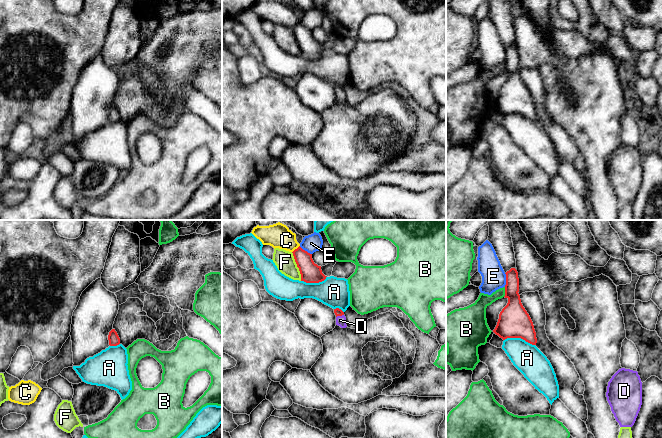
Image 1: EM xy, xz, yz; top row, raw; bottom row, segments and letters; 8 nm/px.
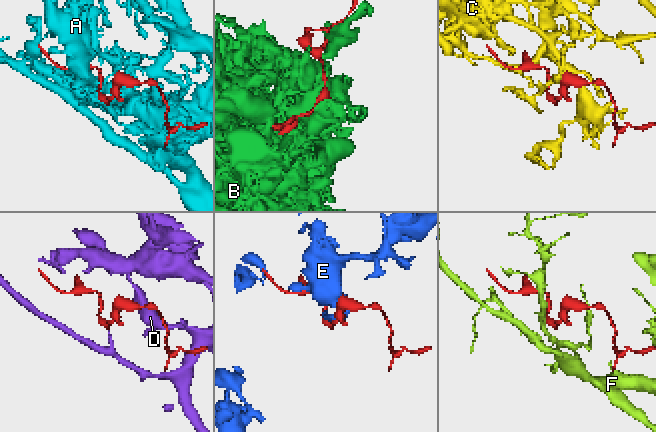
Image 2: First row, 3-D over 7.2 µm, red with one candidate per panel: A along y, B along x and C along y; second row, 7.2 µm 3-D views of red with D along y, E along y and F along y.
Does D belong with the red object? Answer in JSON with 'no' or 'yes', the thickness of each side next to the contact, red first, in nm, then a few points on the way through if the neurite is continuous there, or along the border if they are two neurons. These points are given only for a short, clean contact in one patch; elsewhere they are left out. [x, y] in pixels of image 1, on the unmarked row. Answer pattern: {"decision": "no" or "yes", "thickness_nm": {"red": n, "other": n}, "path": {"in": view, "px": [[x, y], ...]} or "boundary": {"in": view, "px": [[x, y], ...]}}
{"decision": "yes", "thickness_nm": {"red": 60, "other": 80}, "path": {"in": "xz", "px": [[338, 88], [339, 91], [340, 96]]}}

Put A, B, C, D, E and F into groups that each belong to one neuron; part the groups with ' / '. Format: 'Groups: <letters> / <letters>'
Groups: A / B / C / D / E / F

